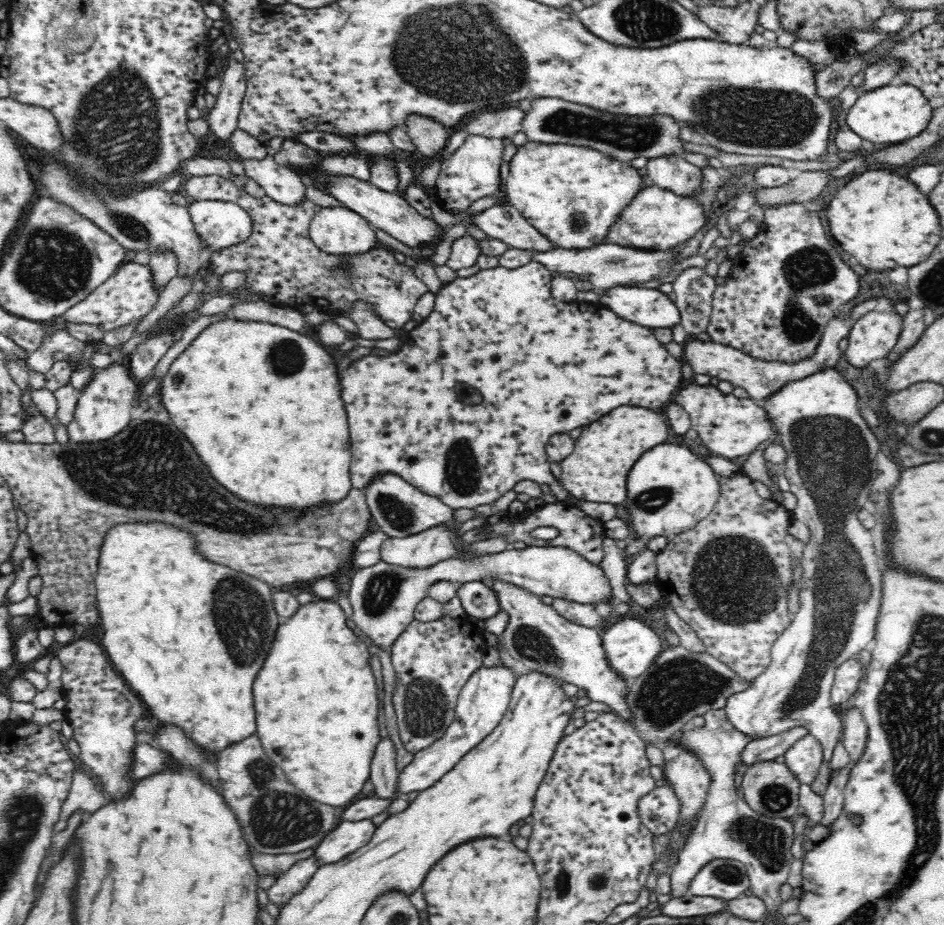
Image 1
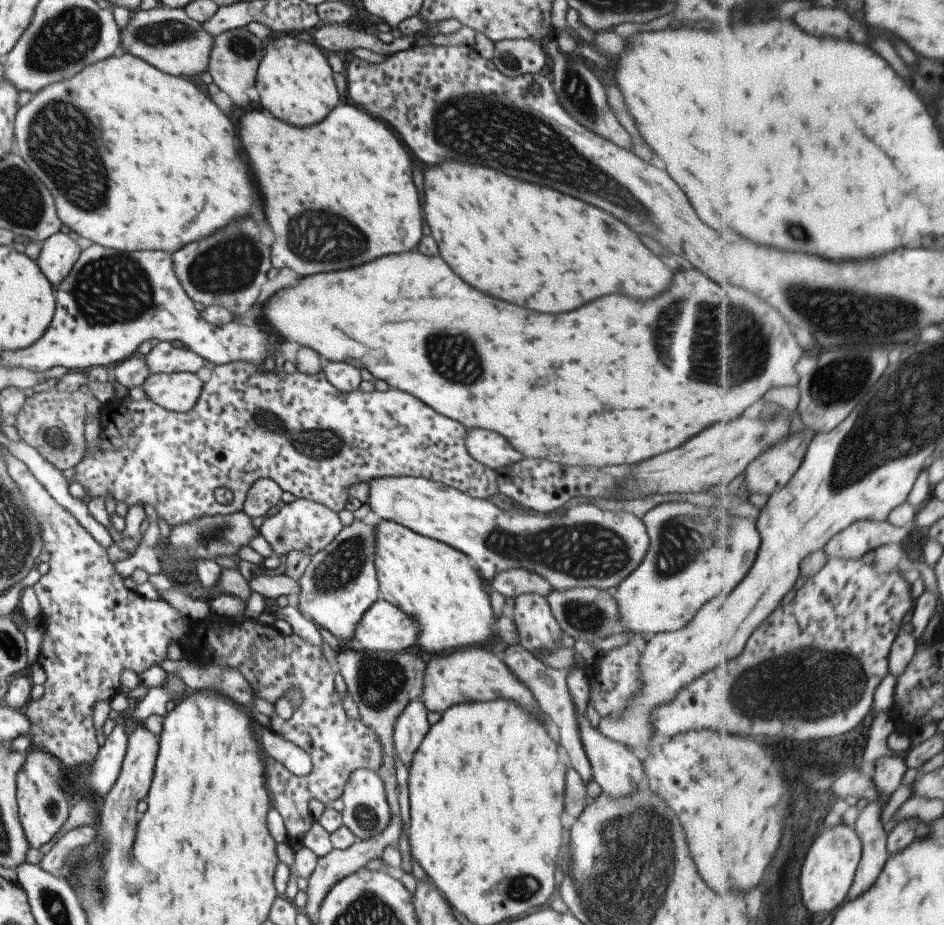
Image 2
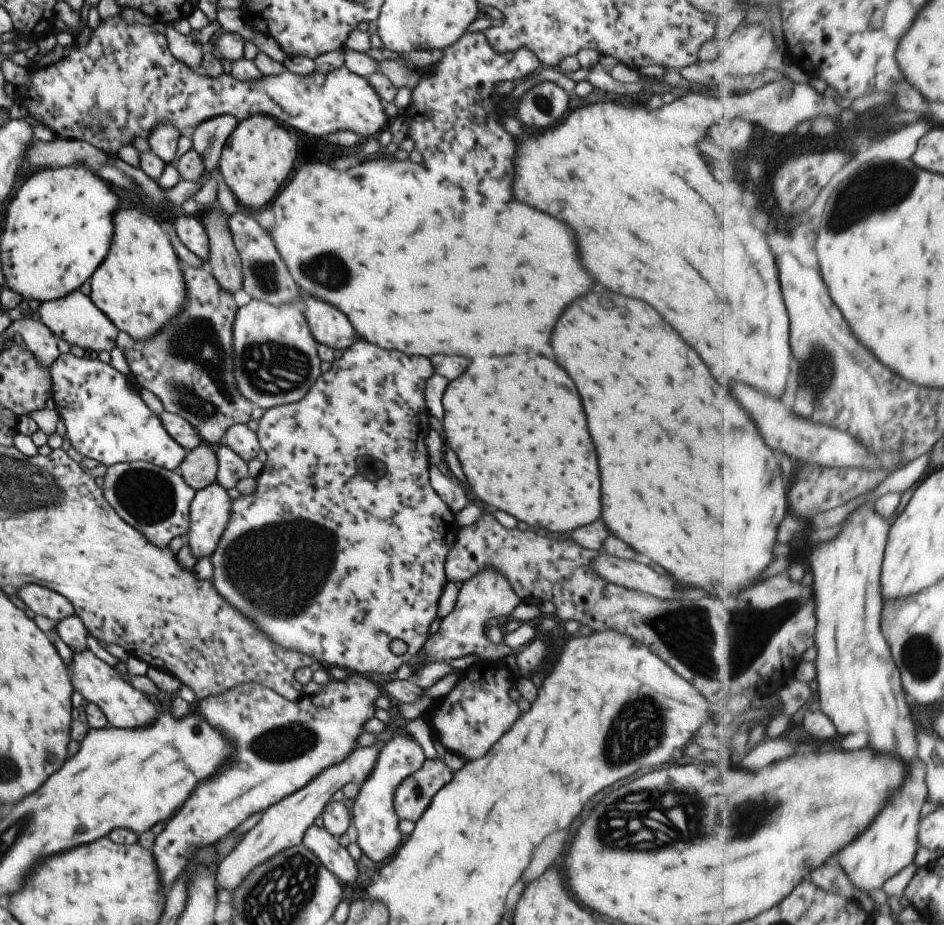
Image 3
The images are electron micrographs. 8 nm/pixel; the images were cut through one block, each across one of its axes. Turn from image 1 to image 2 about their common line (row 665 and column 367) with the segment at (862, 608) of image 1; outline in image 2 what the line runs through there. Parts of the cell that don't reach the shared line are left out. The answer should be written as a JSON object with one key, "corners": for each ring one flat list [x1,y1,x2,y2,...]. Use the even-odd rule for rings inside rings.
{"corners":[[357,769,344,786,342,794,344,810,341,813,343,826,346,826,356,840,368,841,381,834,391,822,392,814,387,800,387,789,384,780,376,772]]}

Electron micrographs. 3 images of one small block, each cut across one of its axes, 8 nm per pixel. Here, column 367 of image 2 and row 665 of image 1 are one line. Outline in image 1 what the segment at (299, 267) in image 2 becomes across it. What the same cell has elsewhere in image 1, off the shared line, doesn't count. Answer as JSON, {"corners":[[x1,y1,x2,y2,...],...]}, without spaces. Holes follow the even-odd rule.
{"corners":[[120,524,118,528,109,530,105,537,97,575,95,576,97,609,99,620,104,628,104,634,100,638,103,651,115,670,125,680,132,691,139,696,146,706,146,711,157,718,161,724,172,724,180,728,195,746,202,752,219,753,230,747,234,742,242,742,248,736,256,732,256,718,254,718,254,704,252,704,252,682,256,678,256,672,260,672,276,634,276,628,280,624,280,618,272,606,272,590,268,584,246,576,242,572,236,572,232,568,208,562,206,558,198,556,194,550,194,540,188,532,168,526,168,524]]}

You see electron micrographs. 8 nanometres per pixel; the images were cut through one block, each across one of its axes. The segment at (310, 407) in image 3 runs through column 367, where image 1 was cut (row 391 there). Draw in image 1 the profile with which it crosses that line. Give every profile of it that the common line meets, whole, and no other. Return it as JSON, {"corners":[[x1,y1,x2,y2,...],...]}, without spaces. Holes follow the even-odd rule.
{"corners":[[532,260,532,262,522,265,520,268,514,268,510,270,504,268,503,266,496,266,496,268,480,269,475,274,469,277,461,278,456,277,453,281,450,281,447,285,443,285,440,290,435,294,435,303,432,312,429,314,428,318,421,322,420,324,412,324,409,327,409,331,406,333,406,338,402,340,400,347,395,351,388,354,388,356,379,356,370,354,368,356,362,356,358,360,354,360,348,368,339,371,339,384,341,387,341,397,344,401,344,406,347,414,347,423,349,426,350,433,350,450,352,456,352,462,350,464,350,480,352,487,360,490,364,490,374,477,381,475,382,473,396,473,400,475,406,482,414,485,414,487,420,489,420,491,426,493,427,495,432,495,438,497,444,504,452,507,453,509,475,509,476,506,480,504,492,504,495,500,498,500,505,492,512,490,514,485,520,480,528,479,536,481,540,484,546,483,552,493,556,495,556,502,566,502,566,498,570,496,569,492,563,487,560,480,556,480,551,473,551,462,548,460,548,455,546,454,546,443,549,442,549,438,552,435,557,435,560,433,568,433,574,428,580,428,580,426,586,426,586,424,592,424,596,420,600,420,604,414,608,414,610,410,618,407,642,407,642,408,662,408,664,404,670,402,672,394,678,390,680,386,680,380,683,379,681,368,683,366,682,359,675,358,668,353,668,350,662,344,662,341,657,339,657,336,652,332,651,328,640,326,639,324,629,322,628,320,623,320,620,316,617,316,614,311,611,311,608,307,604,307,600,302,592,303,590,301,572,301,572,302,562,302,551,296,550,281,551,272,544,268,538,262]]}

